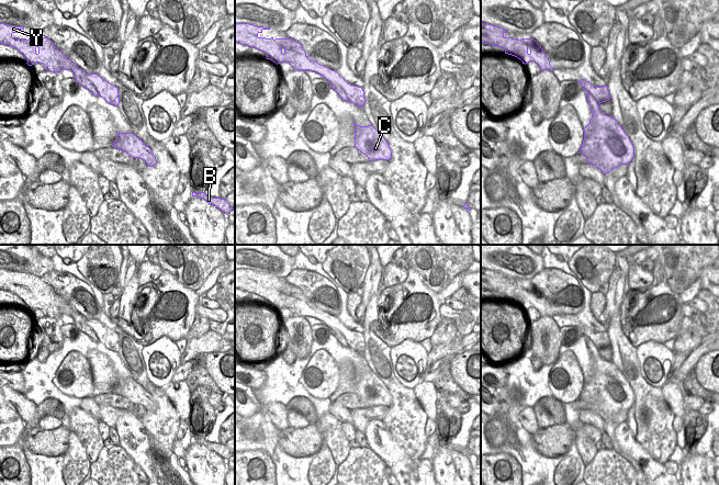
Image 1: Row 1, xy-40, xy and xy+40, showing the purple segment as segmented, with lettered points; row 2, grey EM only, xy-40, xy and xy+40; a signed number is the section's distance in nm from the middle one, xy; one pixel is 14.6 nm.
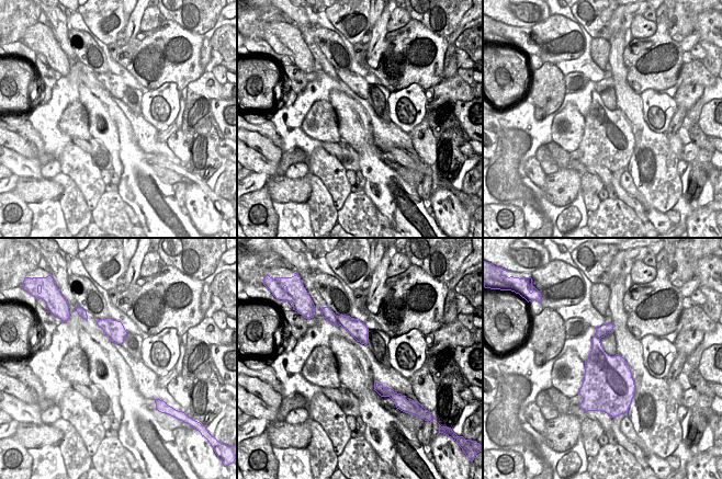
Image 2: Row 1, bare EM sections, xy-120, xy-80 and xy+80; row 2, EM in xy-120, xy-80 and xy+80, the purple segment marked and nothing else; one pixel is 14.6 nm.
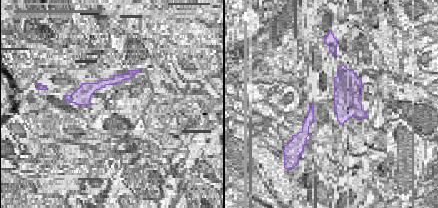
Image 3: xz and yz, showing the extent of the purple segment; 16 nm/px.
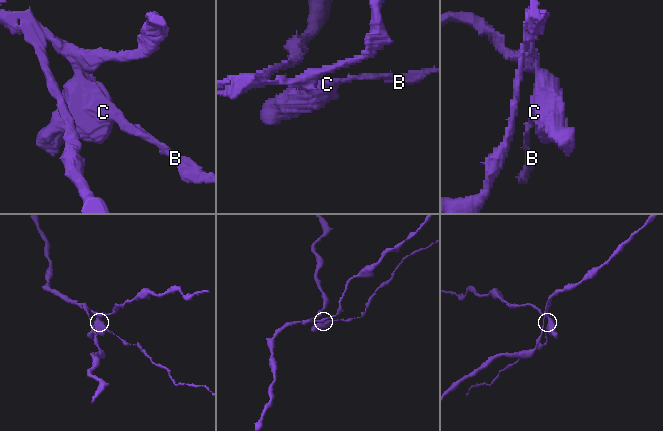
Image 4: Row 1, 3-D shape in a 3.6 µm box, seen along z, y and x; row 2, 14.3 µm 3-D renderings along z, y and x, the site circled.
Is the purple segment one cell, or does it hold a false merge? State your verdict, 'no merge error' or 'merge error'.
merge error

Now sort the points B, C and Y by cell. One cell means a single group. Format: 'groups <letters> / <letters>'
groups B C / Y

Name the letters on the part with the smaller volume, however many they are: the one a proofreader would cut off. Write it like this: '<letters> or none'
B, C.

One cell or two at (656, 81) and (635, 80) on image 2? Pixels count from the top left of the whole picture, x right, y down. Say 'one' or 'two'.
one

